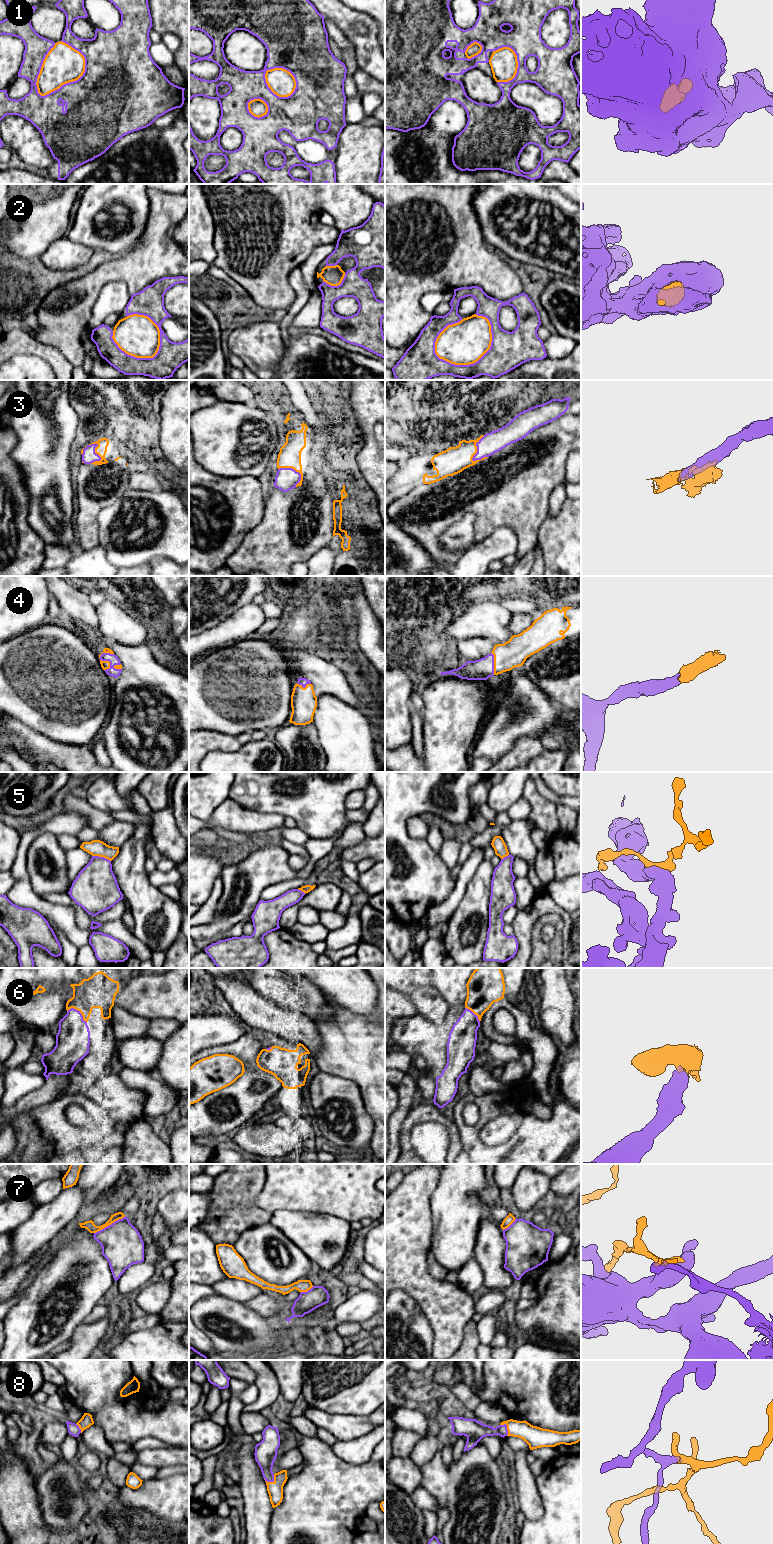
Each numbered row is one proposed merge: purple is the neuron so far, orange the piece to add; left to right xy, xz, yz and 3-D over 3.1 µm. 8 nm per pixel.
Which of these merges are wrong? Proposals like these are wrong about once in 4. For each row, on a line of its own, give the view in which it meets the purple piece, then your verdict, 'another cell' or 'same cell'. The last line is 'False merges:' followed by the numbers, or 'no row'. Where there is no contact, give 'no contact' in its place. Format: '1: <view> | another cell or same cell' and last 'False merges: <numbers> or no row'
1: xy | another cell
2: yz | another cell
3: yz | same cell
4: xy | same cell
5: xy | another cell
6: xy | same cell
7: xy | another cell
8: xz | same cell
False merges: 1, 2, 5, 7

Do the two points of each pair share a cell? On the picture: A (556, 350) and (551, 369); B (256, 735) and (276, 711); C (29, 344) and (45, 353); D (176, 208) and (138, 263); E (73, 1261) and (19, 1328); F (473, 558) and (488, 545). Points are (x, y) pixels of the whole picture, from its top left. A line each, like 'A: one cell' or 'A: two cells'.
A: two cells
B: two cells
C: one cell
D: one cell
E: one cell
F: one cell

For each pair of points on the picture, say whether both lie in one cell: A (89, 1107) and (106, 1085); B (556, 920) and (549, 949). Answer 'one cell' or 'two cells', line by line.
A: two cells
B: one cell

